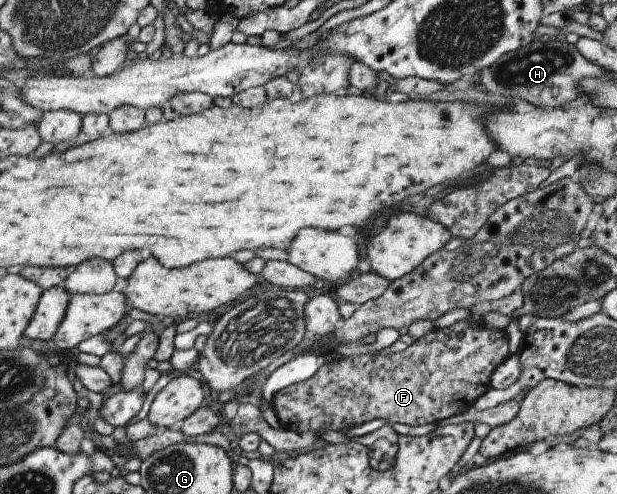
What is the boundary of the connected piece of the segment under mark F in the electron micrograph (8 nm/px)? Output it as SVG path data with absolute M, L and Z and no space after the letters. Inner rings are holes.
M466 319L458 321L443 329L434 329L420 337L405 350L397 353L385 354L383 351L376 353L341 357L332 364L324 364L316 374L306 380L291 384L279 390L270 401L280 426L284 429L303 433L313 433L324 430L340 430L360 426L370 420L386 420L388 425L409 424L422 426L432 424L459 415L473 406L474 401L489 392L490 377L509 356L508 335L485 324L473 327Z

